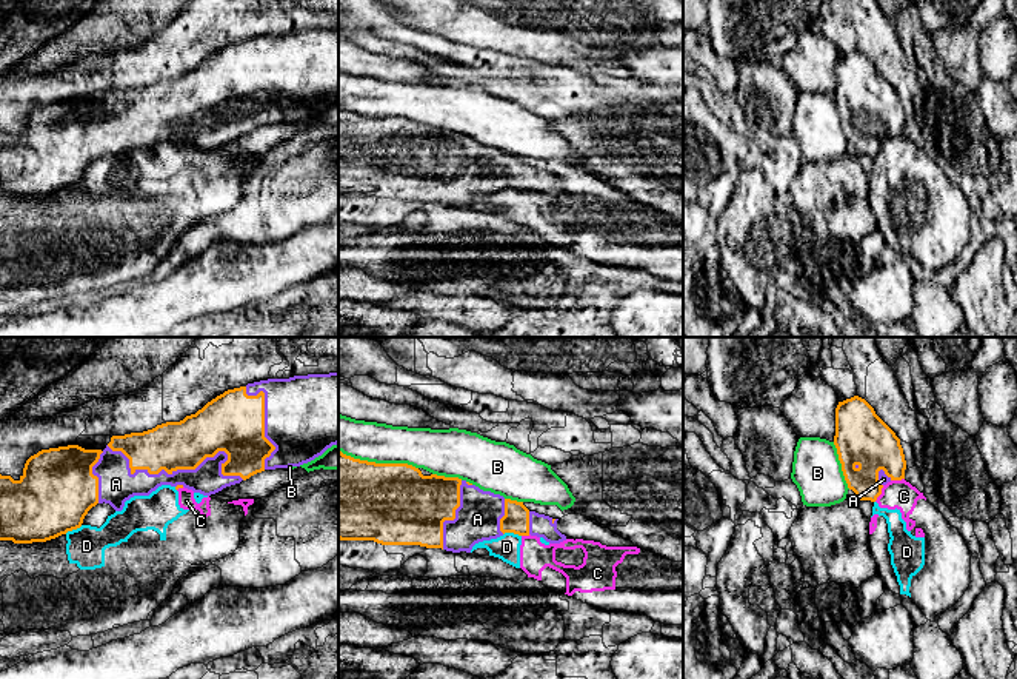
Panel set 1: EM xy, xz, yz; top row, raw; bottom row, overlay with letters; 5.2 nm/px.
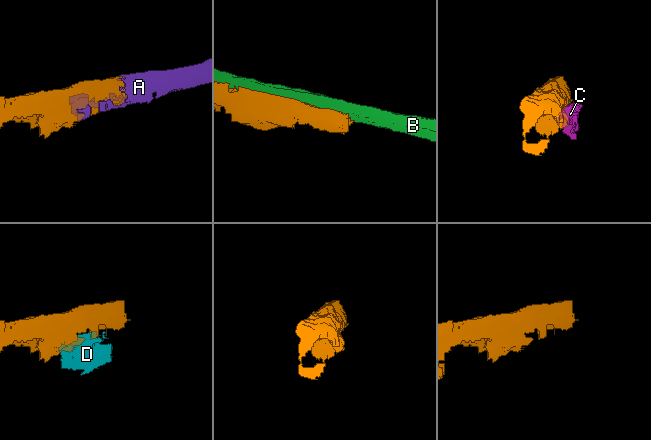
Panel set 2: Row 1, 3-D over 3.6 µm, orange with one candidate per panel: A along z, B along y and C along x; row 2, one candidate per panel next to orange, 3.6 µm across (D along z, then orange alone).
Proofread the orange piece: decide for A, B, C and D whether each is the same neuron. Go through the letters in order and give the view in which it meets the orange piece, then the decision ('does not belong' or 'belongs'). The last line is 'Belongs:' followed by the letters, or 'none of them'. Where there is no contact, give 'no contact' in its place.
A: xy | belongs
B: xz | does not belong
C: yz | does not belong
D: xz | does not belong
Belongs: A

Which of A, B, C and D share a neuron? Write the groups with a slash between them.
A / B / C D

